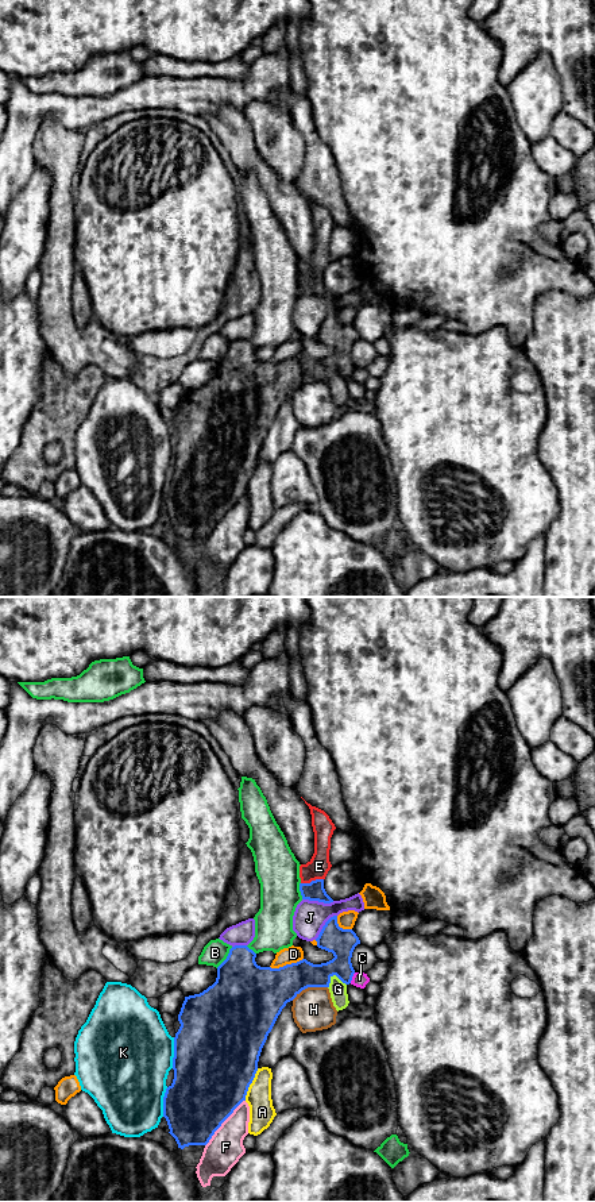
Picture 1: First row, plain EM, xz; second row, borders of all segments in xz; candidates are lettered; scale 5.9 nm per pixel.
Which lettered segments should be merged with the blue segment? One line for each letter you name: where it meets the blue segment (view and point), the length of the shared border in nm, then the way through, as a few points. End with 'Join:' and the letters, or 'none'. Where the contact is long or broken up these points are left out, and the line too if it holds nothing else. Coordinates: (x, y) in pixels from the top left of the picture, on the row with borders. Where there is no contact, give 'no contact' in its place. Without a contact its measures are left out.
Join: none

